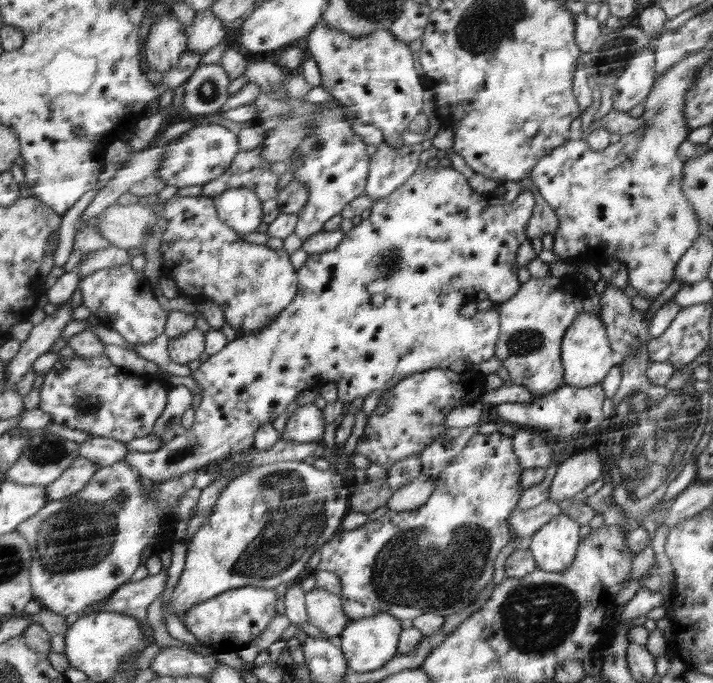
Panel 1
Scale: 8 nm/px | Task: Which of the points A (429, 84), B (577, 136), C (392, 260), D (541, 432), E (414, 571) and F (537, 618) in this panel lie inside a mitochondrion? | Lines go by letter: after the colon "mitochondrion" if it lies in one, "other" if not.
A: other
B: other
C: mitochondrion
D: other
E: mitochondrion
F: mitochondrion

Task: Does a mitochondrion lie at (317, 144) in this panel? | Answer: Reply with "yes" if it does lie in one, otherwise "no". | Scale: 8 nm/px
yes

